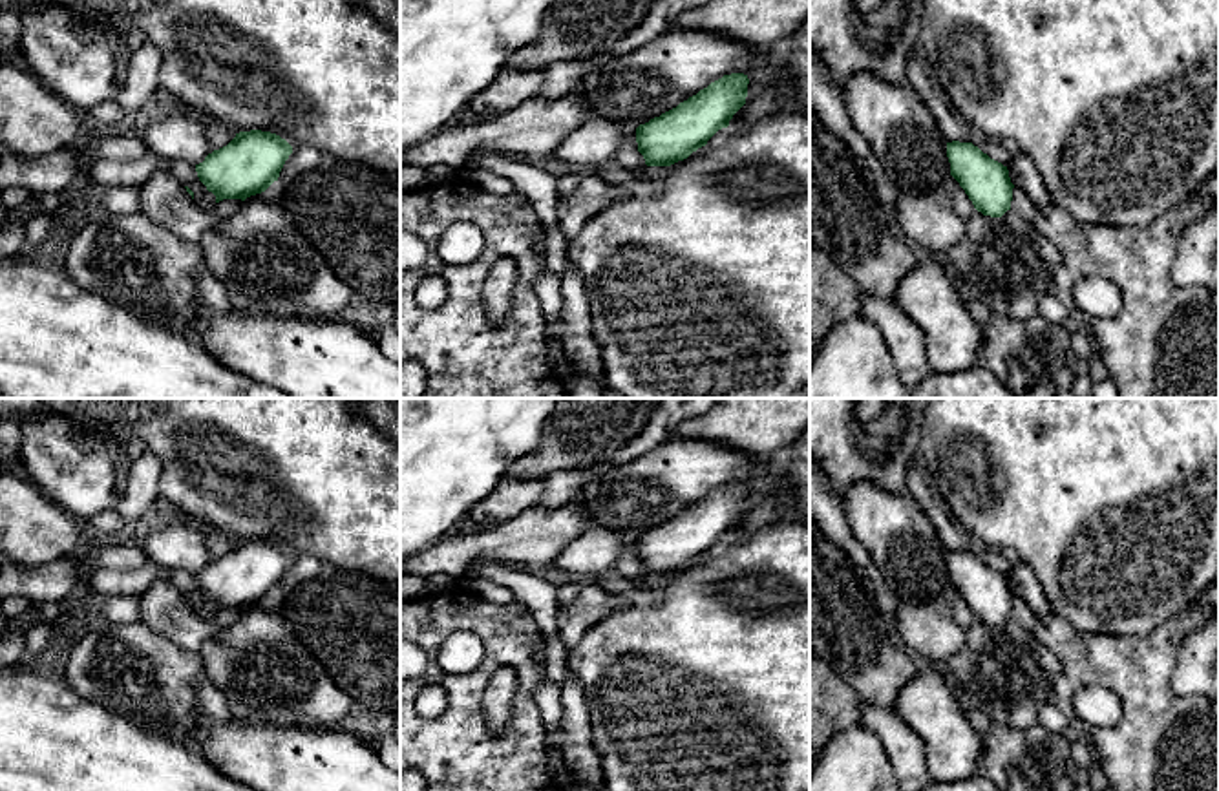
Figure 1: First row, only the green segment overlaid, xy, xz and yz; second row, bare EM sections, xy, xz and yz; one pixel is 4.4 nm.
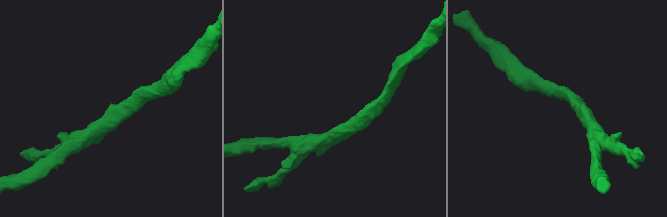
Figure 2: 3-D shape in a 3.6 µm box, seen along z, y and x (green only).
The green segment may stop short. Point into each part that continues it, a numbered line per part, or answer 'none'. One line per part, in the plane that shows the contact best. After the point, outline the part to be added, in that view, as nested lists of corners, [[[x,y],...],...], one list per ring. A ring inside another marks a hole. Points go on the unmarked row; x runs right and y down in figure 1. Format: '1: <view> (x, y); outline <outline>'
none

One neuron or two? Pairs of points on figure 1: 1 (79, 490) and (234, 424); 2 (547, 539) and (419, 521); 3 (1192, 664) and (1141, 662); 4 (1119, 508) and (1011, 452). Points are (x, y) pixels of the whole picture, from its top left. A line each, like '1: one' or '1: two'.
1: two
2: two
3: two
4: one

